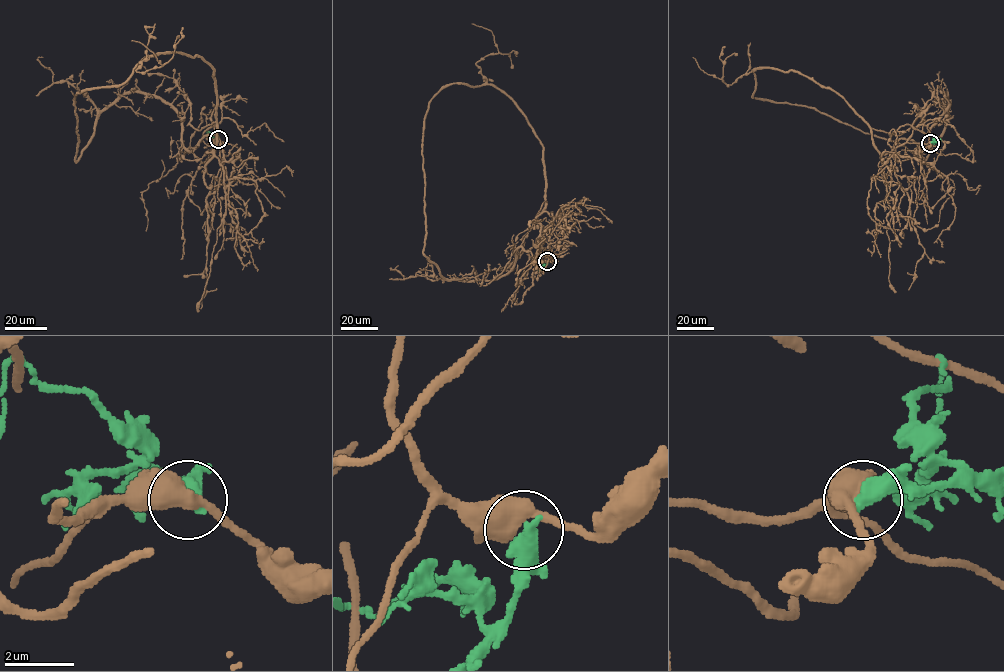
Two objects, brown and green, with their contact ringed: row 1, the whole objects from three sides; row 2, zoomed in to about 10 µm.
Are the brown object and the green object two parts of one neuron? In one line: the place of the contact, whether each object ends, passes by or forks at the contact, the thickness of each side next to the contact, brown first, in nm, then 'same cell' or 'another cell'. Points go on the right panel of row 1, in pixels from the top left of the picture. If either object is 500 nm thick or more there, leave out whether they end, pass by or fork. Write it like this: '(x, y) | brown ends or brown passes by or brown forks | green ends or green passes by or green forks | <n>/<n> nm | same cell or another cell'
(930, 143) | 500/550 nm | another cell

